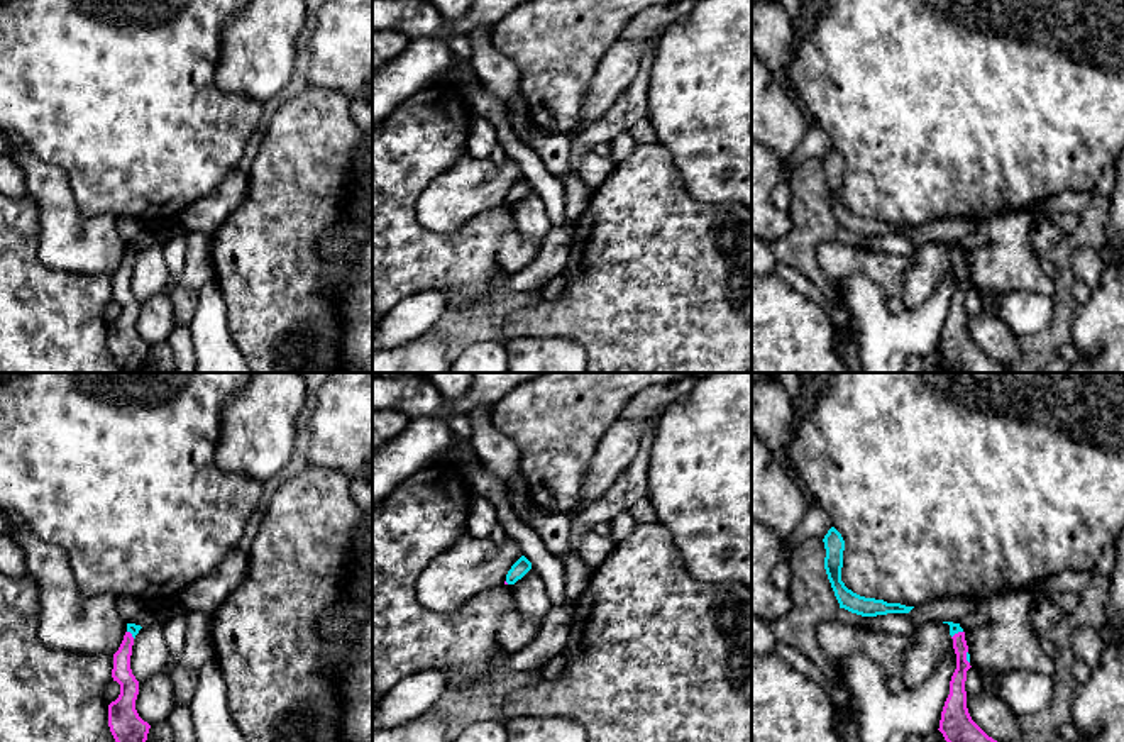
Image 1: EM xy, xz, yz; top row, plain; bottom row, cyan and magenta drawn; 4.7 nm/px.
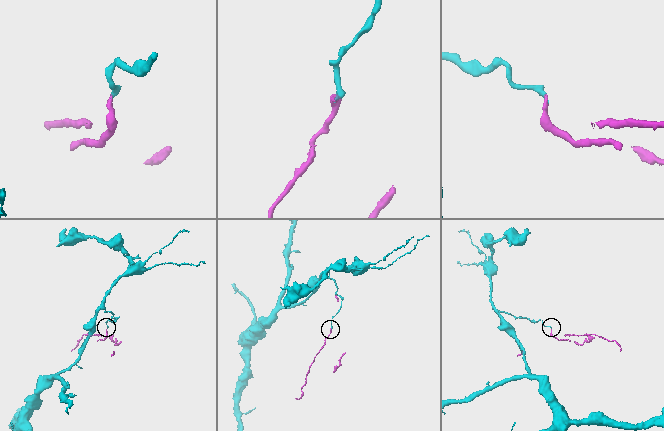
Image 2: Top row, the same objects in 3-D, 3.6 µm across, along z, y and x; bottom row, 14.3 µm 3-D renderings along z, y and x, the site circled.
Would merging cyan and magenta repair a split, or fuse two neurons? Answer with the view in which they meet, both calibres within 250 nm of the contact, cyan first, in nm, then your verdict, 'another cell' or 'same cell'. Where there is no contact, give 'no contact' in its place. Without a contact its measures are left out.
contact in yz; calibres 50 and 80 nm; another cell

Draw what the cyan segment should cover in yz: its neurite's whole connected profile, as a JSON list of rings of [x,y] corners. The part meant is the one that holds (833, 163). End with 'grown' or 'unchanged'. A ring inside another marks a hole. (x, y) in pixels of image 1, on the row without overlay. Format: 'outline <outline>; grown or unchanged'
outline [[[831,147],[824,156],[823,163],[826,169],[824,190],[835,212],[835,217],[840,224],[840,229],[845,229],[862,237],[909,234],[914,229],[901,224],[887,224],[884,220],[865,219],[848,210],[841,202],[843,171],[845,171],[845,161],[841,154],[835,147]]]; unchanged

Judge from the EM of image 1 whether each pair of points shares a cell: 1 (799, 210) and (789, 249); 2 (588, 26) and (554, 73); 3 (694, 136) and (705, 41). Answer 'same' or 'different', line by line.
1: same
2: same
3: same

